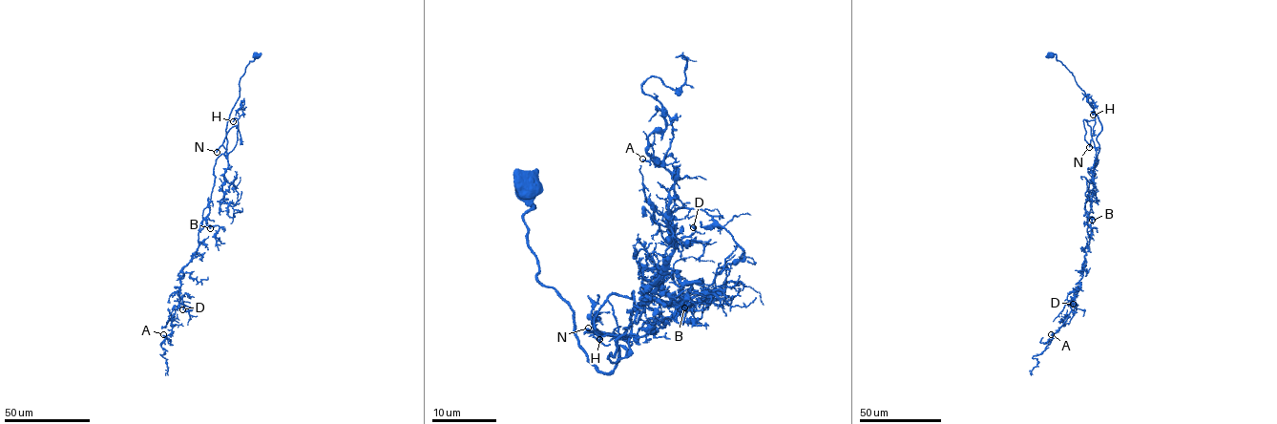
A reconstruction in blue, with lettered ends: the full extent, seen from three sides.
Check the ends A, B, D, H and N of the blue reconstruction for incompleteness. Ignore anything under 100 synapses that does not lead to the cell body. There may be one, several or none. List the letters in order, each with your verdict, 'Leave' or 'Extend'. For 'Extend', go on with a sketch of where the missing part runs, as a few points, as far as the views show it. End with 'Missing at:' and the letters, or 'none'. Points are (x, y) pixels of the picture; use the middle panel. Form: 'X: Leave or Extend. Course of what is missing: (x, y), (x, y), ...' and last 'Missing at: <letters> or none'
A: Leave
B: Leave
D: Leave
H: Extend. Course of what is missing: (599, 339), (585, 332), (606, 333), (624, 318), (643, 322), (667, 364), (662, 384)
N: Extend. Course of what is missing: (588, 328), (601, 331), (596, 329), (600, 324), (604, 326), (621, 314), (627, 290), (638, 278), (651, 275)
Missing at: H, N

